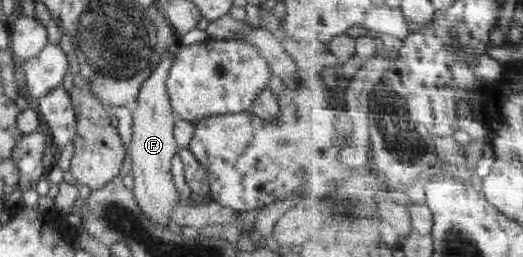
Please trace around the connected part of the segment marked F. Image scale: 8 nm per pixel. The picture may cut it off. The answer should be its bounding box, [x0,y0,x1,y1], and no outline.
[127,49,179,228]

